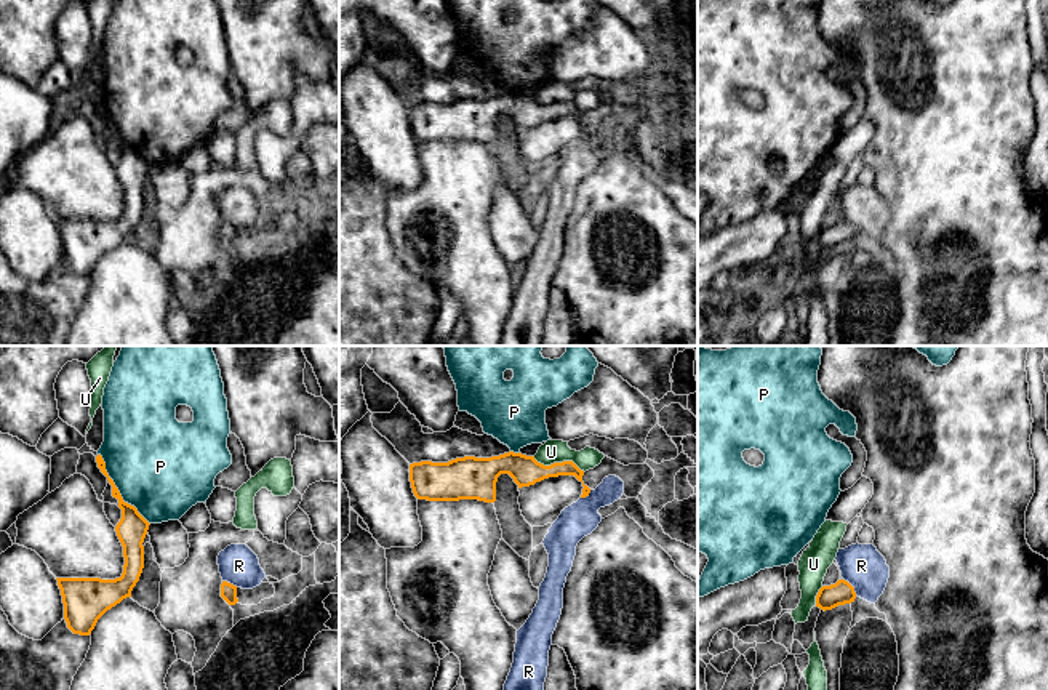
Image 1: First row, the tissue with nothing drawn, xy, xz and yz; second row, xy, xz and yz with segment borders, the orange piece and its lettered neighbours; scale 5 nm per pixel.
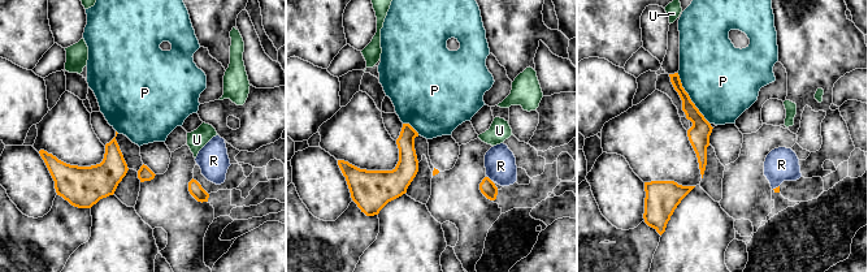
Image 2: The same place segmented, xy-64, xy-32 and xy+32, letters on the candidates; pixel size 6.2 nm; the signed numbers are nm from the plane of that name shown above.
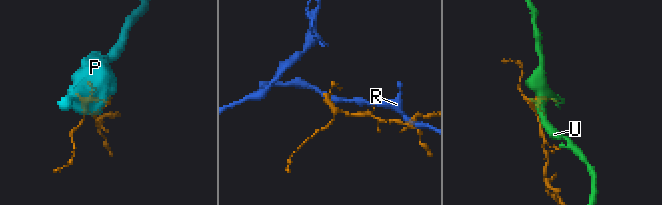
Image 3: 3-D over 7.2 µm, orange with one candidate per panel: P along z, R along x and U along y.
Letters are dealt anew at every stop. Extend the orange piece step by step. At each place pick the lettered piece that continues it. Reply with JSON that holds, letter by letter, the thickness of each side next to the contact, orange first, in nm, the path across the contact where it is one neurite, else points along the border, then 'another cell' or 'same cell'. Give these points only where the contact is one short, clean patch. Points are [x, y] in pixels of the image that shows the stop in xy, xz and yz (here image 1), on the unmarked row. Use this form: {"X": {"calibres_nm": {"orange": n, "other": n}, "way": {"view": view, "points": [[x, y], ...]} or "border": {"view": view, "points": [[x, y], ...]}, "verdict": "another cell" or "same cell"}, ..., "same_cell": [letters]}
{"P": {"calibres_nm": {"orange": 150, "other": 480}, "verdict": "another cell"}, "R": {"calibres_nm": {"orange": 120, "other": 220}, "border": {"view": "yz", "points": [[844, 220], [856, 236]]}, "verdict": "another cell"}, "U": {"calibres_nm": {"orange": 150, "other": 110}, "border": {"view": "xz", "points": [[533, 98], [544, 106], [573, 103], [584, 112]]}, "verdict": "another cell"}, "same_cell": []}

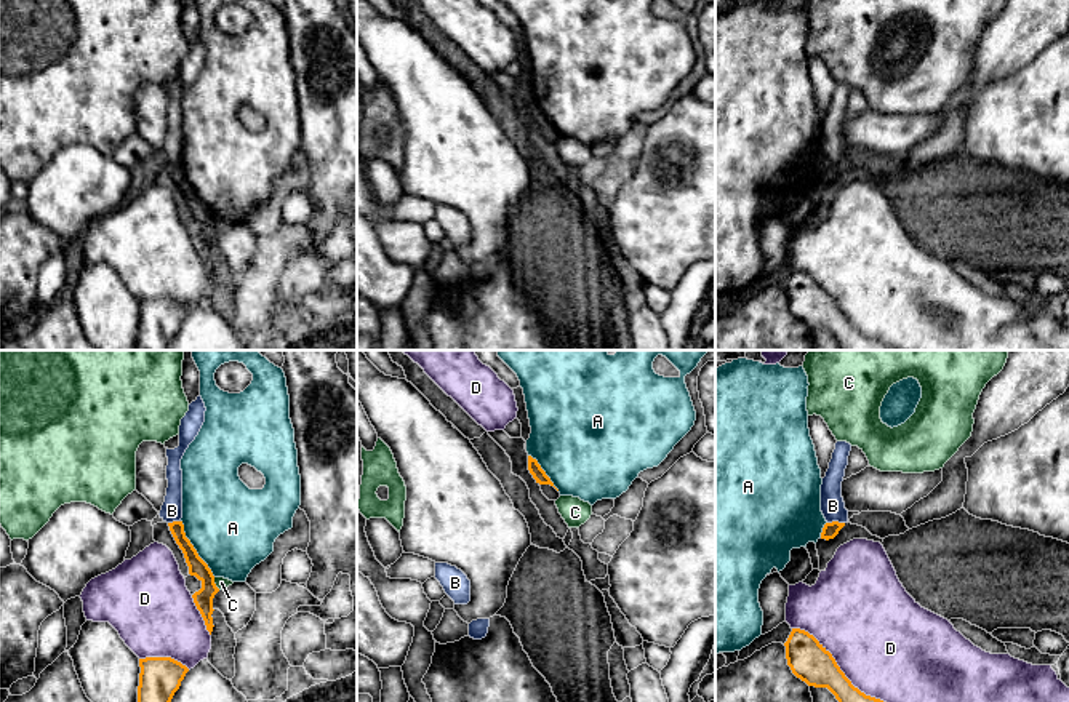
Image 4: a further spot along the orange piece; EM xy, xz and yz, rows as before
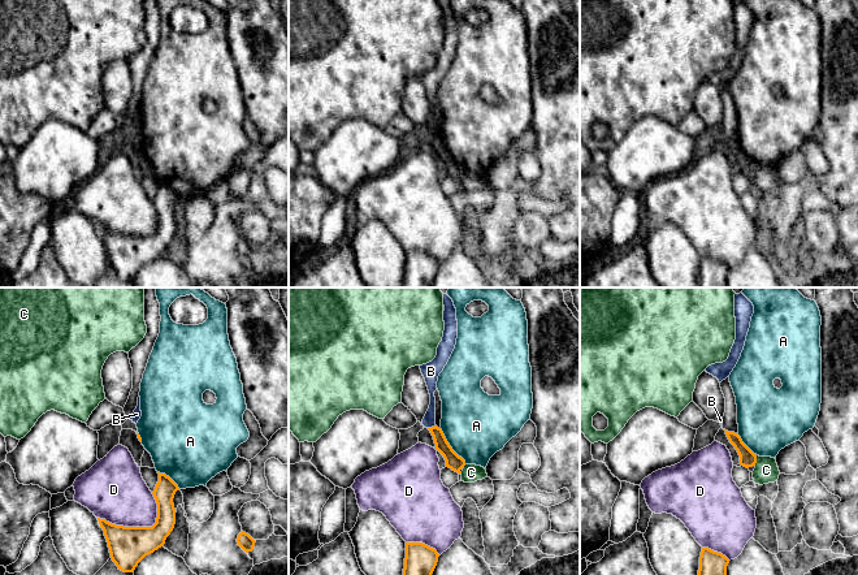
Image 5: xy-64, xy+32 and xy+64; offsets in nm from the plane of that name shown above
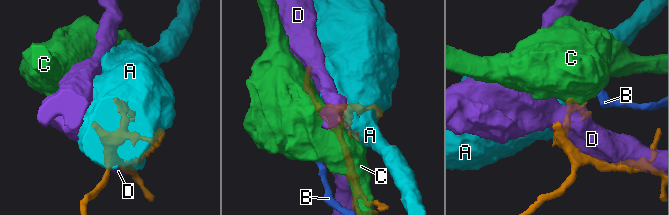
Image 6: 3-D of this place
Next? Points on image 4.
{"A": {"calibres_nm": {"orange": 90, "other": 440}, "verdict": "another cell"}, "B": {"calibres_nm": {"orange": 80, "other": 120}, "border": {"view": "yz", "points": [[844, 163], [828, 165]]}, "verdict": "another cell"}, "C": {"calibres_nm": {"orange": 100, "other": 60}, "verdict": "another cell"}, "D": {"calibres_nm": {"orange": 200, "other": 500}, "verdict": "another cell"}, "same_cell": []}

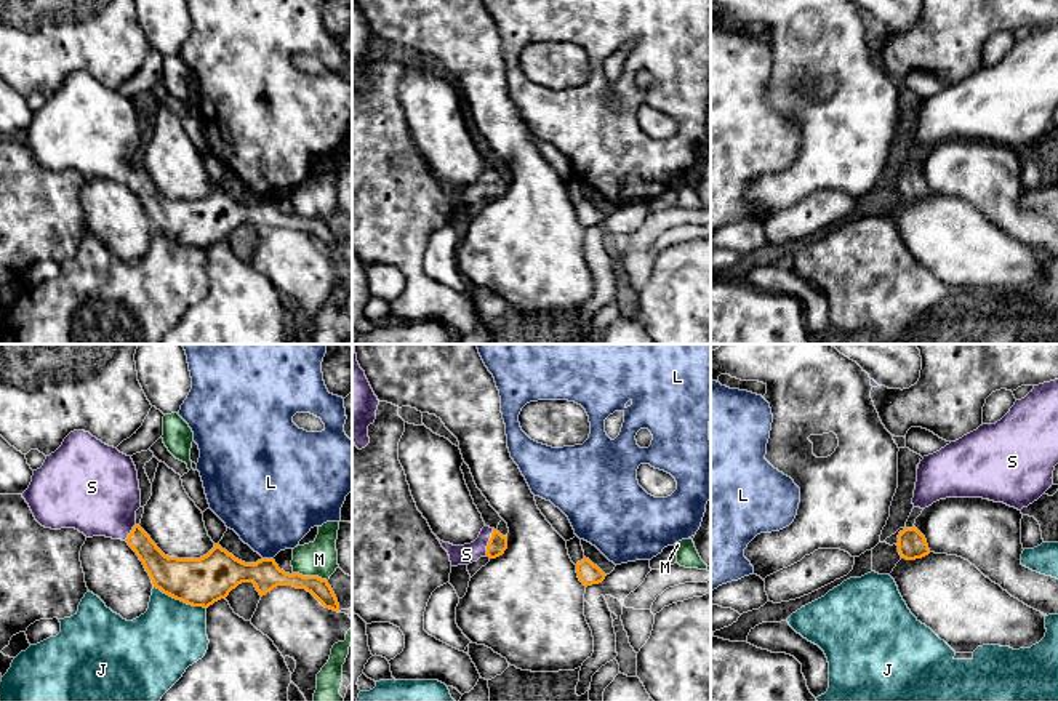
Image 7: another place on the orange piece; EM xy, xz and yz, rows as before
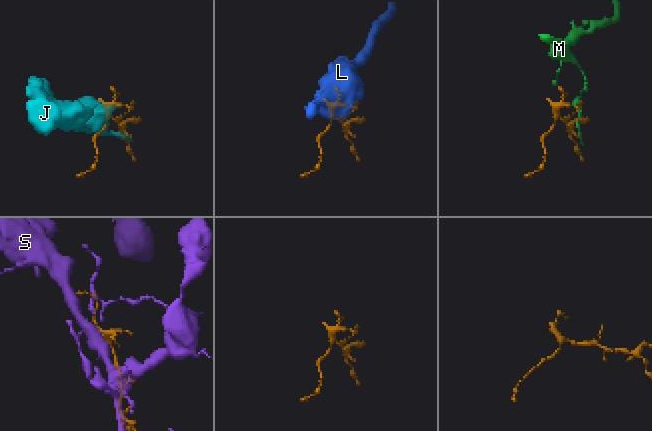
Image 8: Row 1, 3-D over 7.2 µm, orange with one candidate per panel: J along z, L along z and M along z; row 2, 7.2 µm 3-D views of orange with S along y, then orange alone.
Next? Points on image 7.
{"J": {"calibres_nm": {"orange": 240, "other": 360}, "verdict": "another cell"}, "L": {"calibres_nm": {"orange": 220, "other": 420}, "verdict": "another cell"}, "M": {"calibres_nm": {"orange": 150, "other": 180}, "border": {"view": "xy", "points": [[293, 213], [317, 216], [327, 223]]}, "verdict": "another cell"}, "S": {"calibres_nm": {"orange": 90, "other": 100}, "way": {"view": "xz", "points": [[498, 184], [488, 184], [466, 196]]}, "verdict": "same cell"}, "same_cell": ["S"]}

